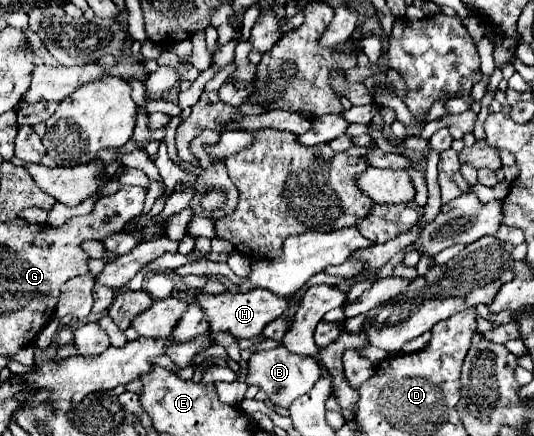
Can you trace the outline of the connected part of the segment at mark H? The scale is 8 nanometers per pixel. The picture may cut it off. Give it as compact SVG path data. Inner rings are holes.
M250 290L246 294L198 294L194 300L206 310L206 318L212 332L226 330L236 338L256 338L262 334L264 326L274 318L282 316L288 308L288 298L270 294L270 290Z

